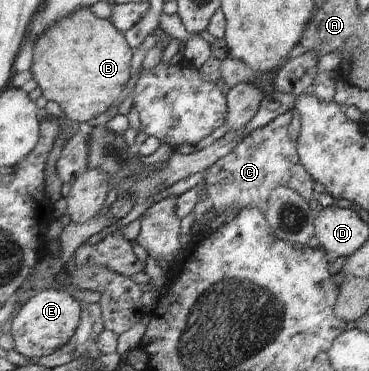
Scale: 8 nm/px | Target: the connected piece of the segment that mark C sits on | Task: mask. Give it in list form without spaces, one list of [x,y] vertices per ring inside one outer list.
[[[289,110],[278,115],[268,124],[246,135],[230,154],[209,168],[205,176],[208,203],[218,217],[228,210],[241,209],[248,205],[264,210],[271,198],[271,192],[278,187],[292,188],[306,200],[312,198],[315,180],[303,165],[299,143],[289,135],[292,121],[292,112]]]

